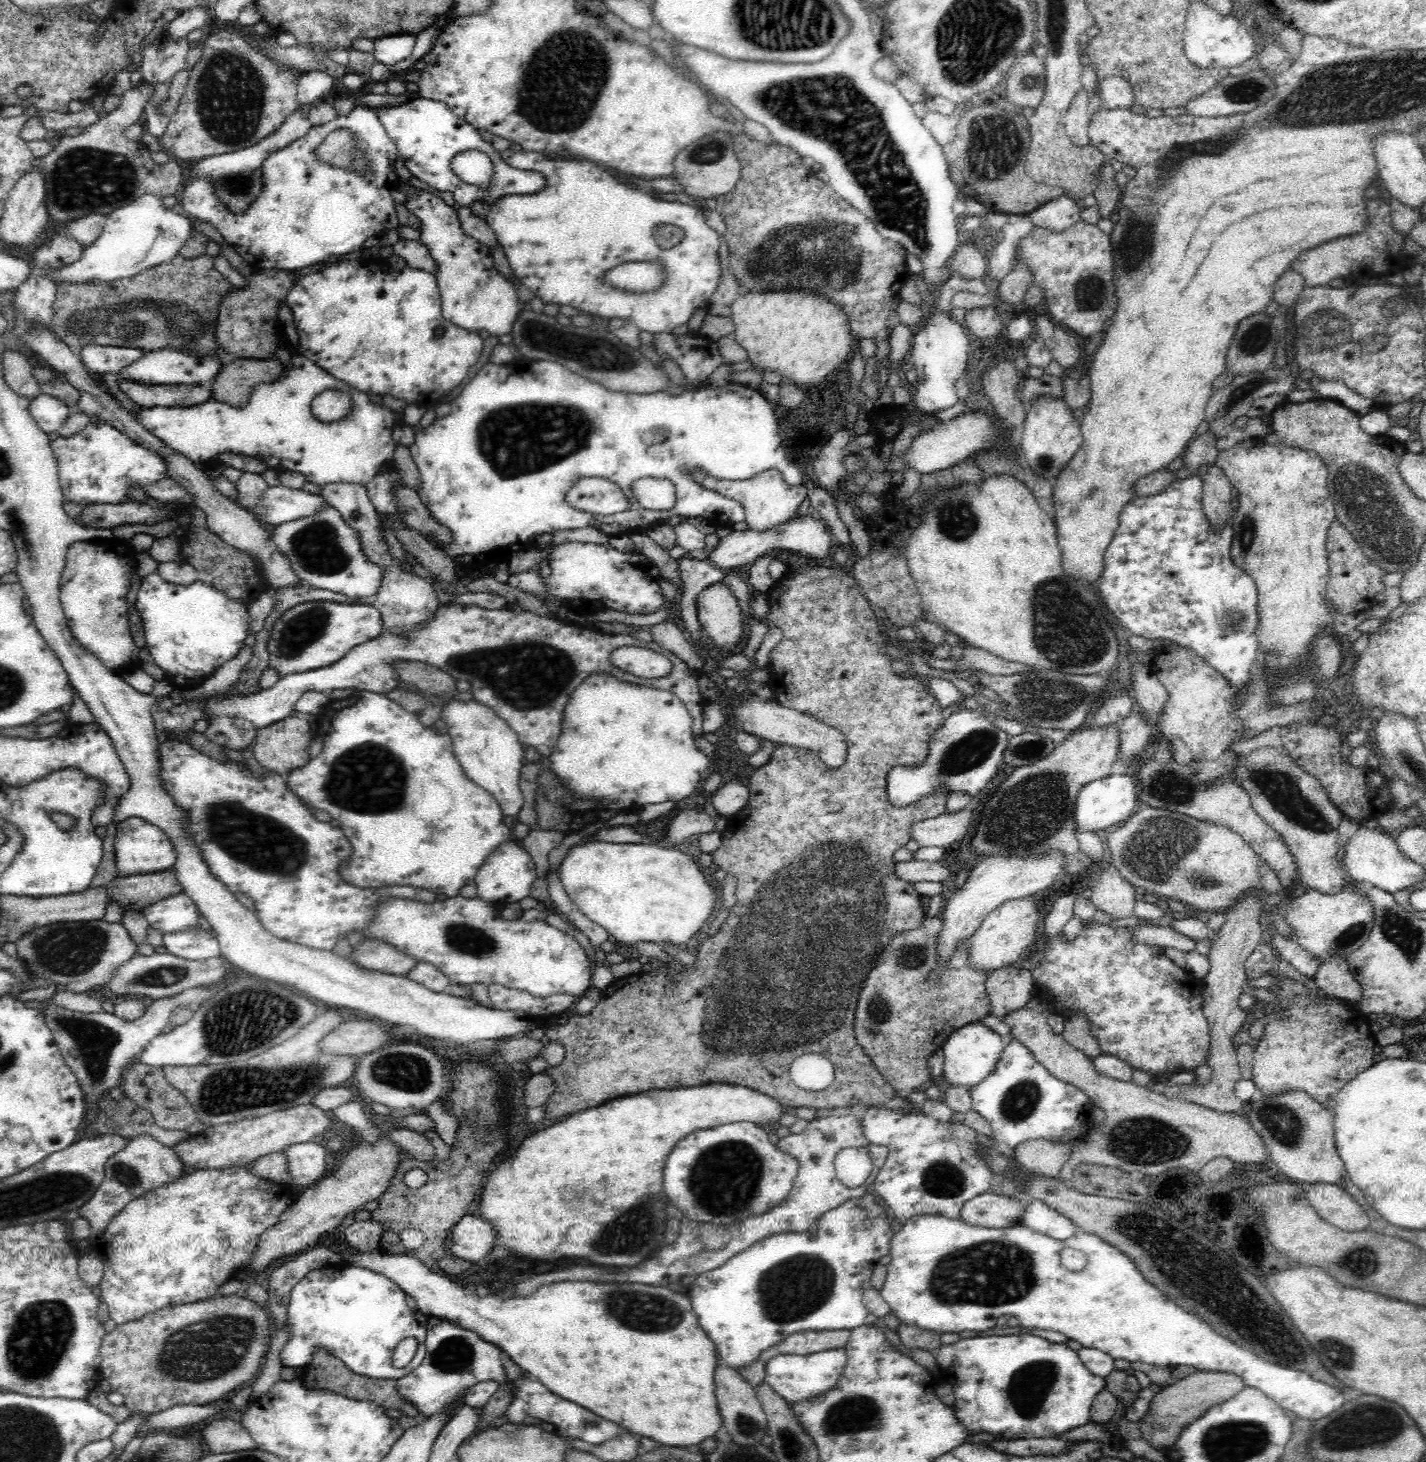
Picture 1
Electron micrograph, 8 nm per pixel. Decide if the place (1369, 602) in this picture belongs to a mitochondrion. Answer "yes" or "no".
no

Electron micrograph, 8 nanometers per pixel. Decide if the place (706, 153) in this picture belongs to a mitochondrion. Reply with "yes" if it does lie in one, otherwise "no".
yes

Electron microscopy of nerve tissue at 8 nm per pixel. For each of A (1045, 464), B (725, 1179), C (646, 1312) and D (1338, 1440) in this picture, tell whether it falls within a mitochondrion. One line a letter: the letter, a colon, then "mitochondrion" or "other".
A: mitochondrion
B: mitochondrion
C: mitochondrion
D: mitochondrion

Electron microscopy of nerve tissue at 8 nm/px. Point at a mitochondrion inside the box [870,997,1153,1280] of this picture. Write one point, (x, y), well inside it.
(942, 1179)

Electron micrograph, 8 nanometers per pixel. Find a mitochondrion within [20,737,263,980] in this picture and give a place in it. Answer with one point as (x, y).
(91, 941)

